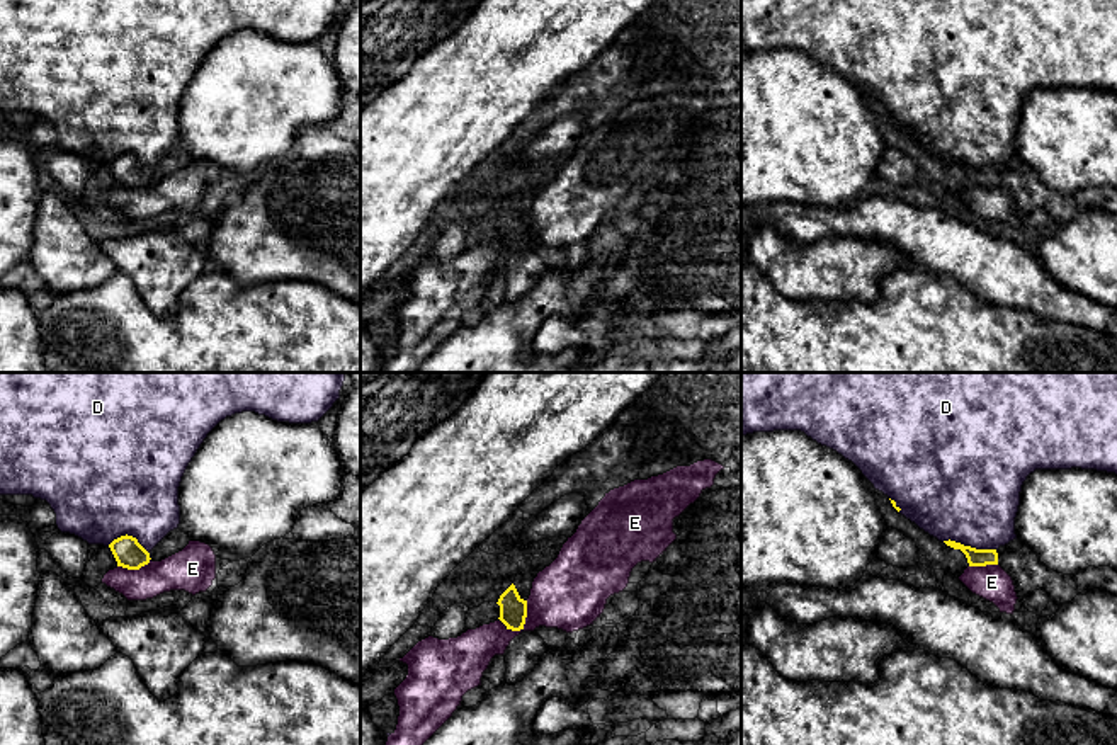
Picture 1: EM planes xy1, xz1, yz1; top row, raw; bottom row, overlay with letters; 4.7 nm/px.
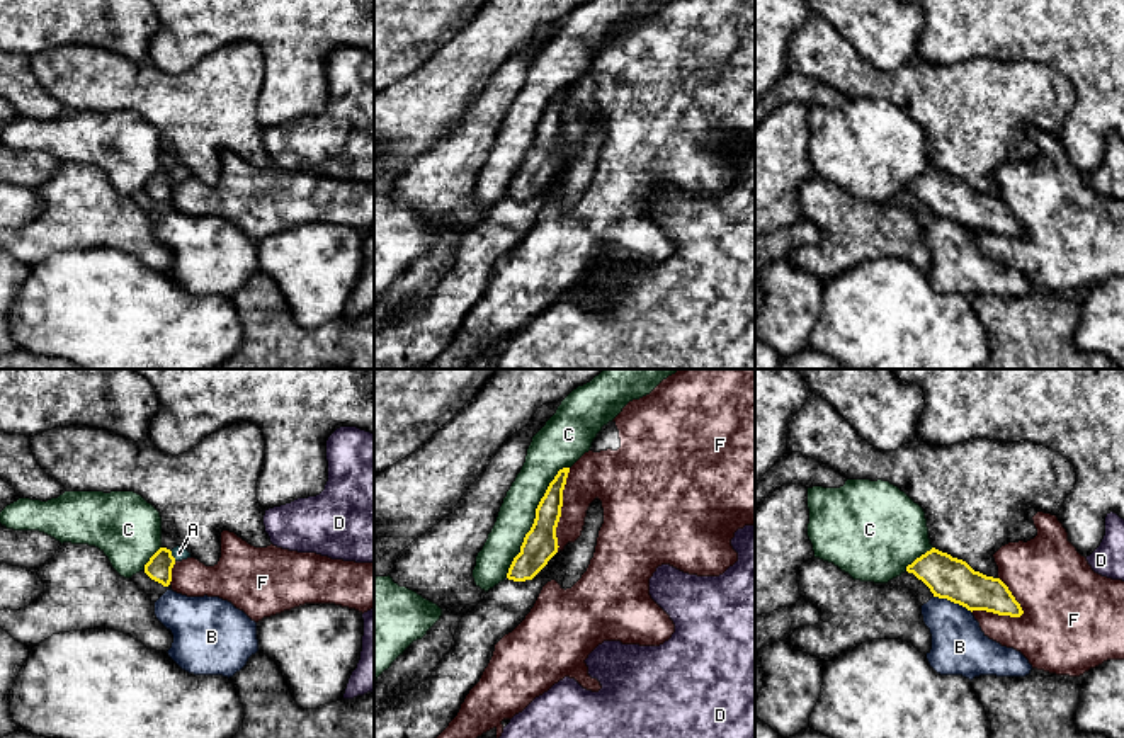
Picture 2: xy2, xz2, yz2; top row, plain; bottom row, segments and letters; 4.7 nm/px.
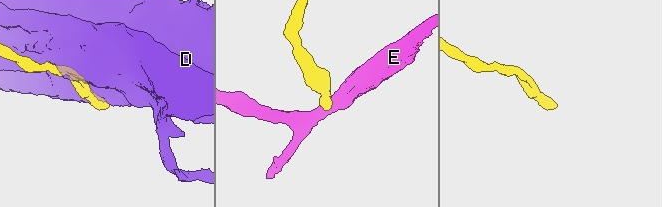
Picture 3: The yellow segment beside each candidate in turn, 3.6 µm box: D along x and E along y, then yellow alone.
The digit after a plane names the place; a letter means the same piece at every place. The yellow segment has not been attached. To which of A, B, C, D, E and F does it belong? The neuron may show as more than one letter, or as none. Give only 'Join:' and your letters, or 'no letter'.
Join: A

